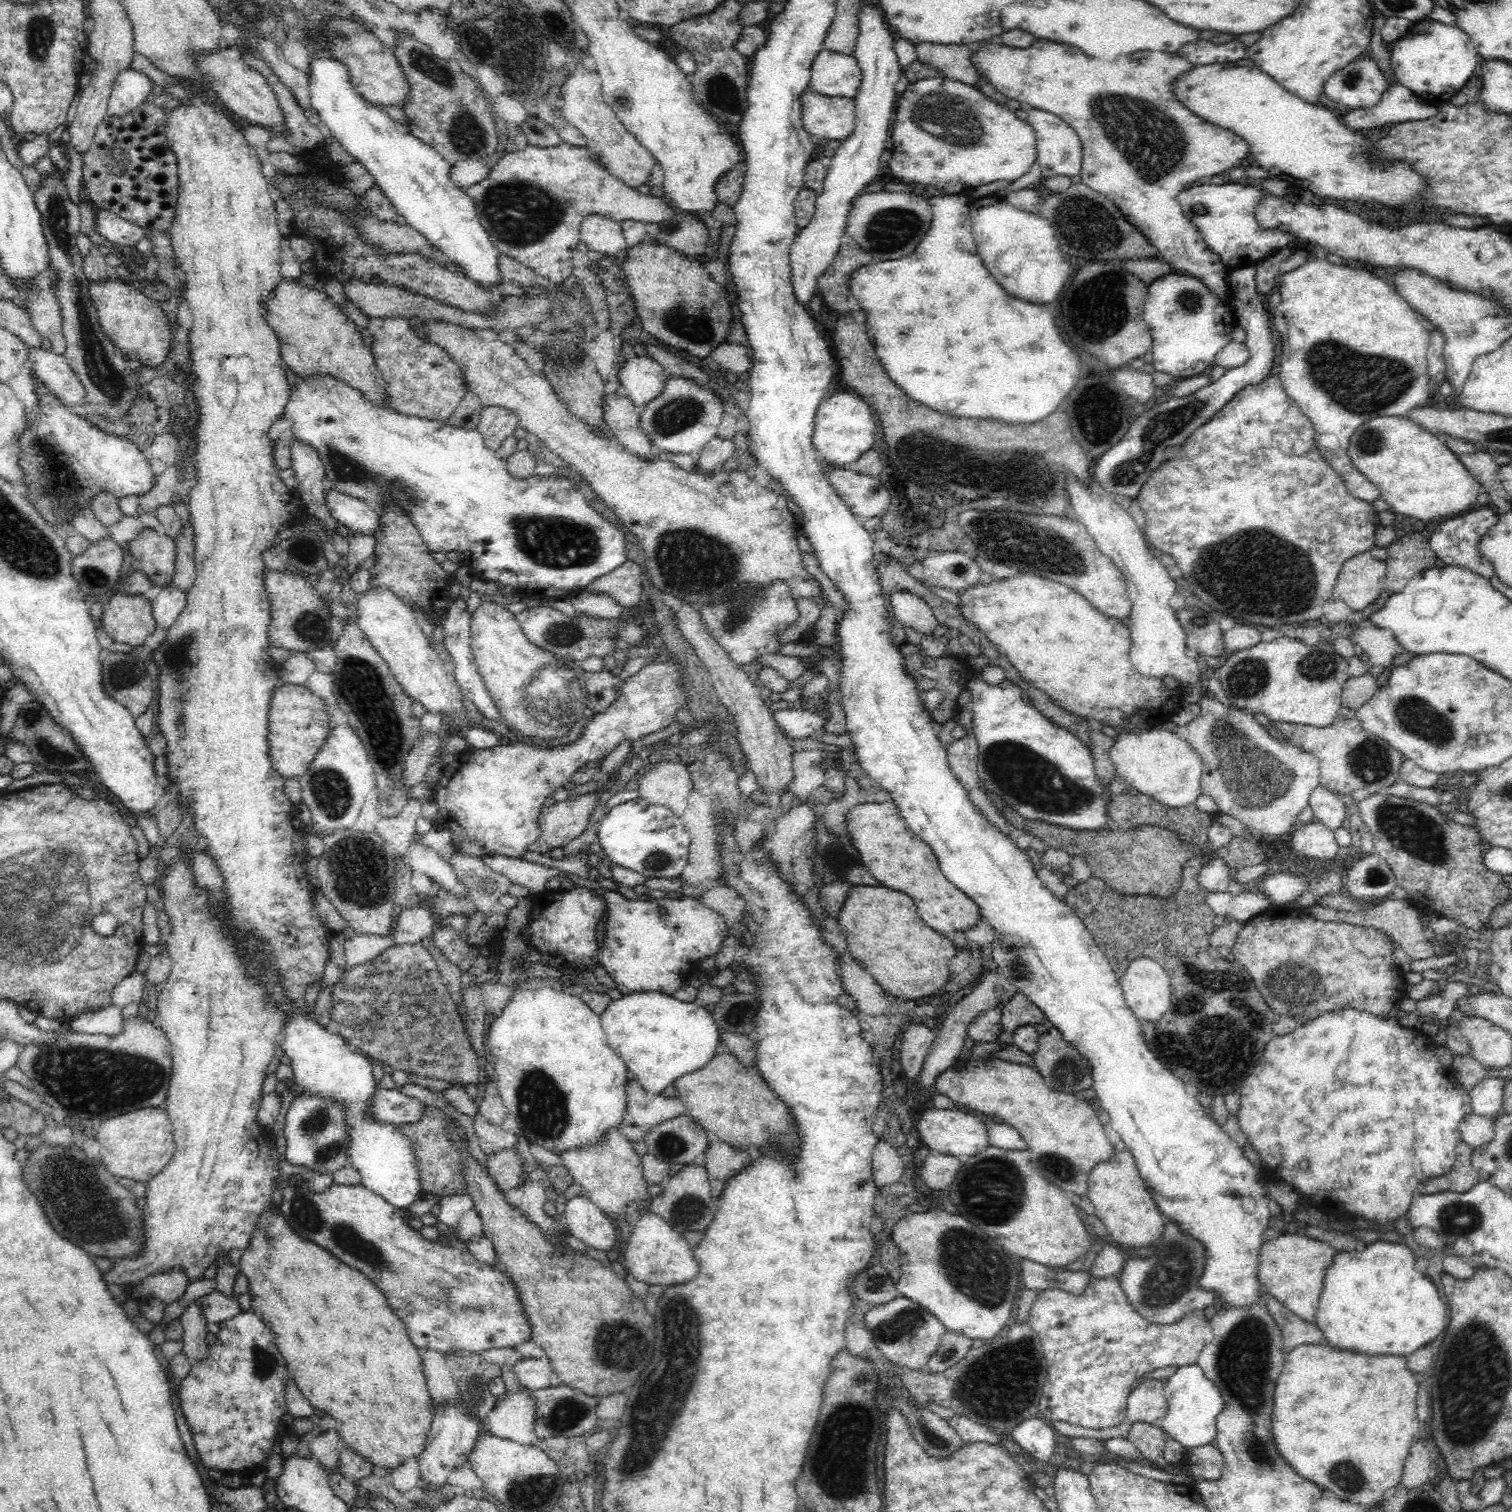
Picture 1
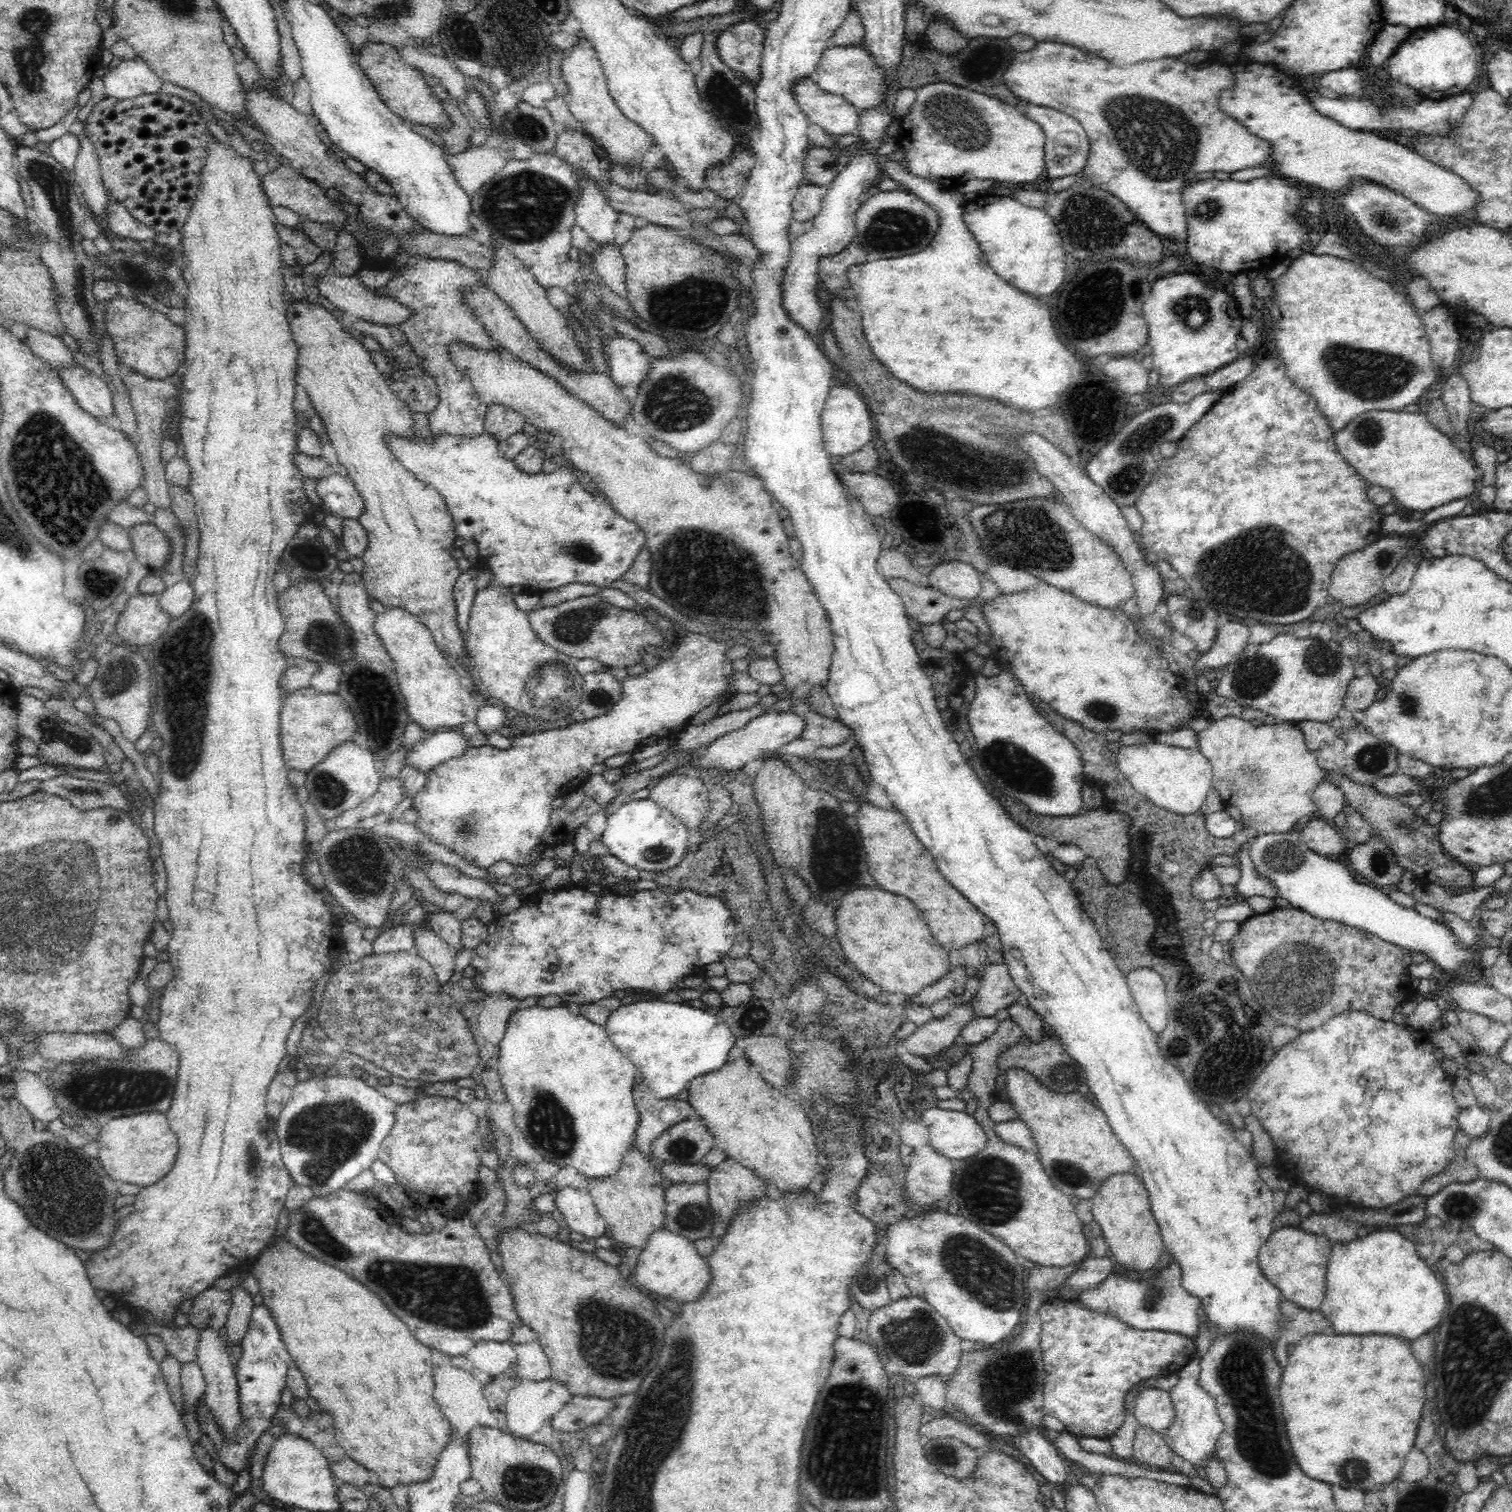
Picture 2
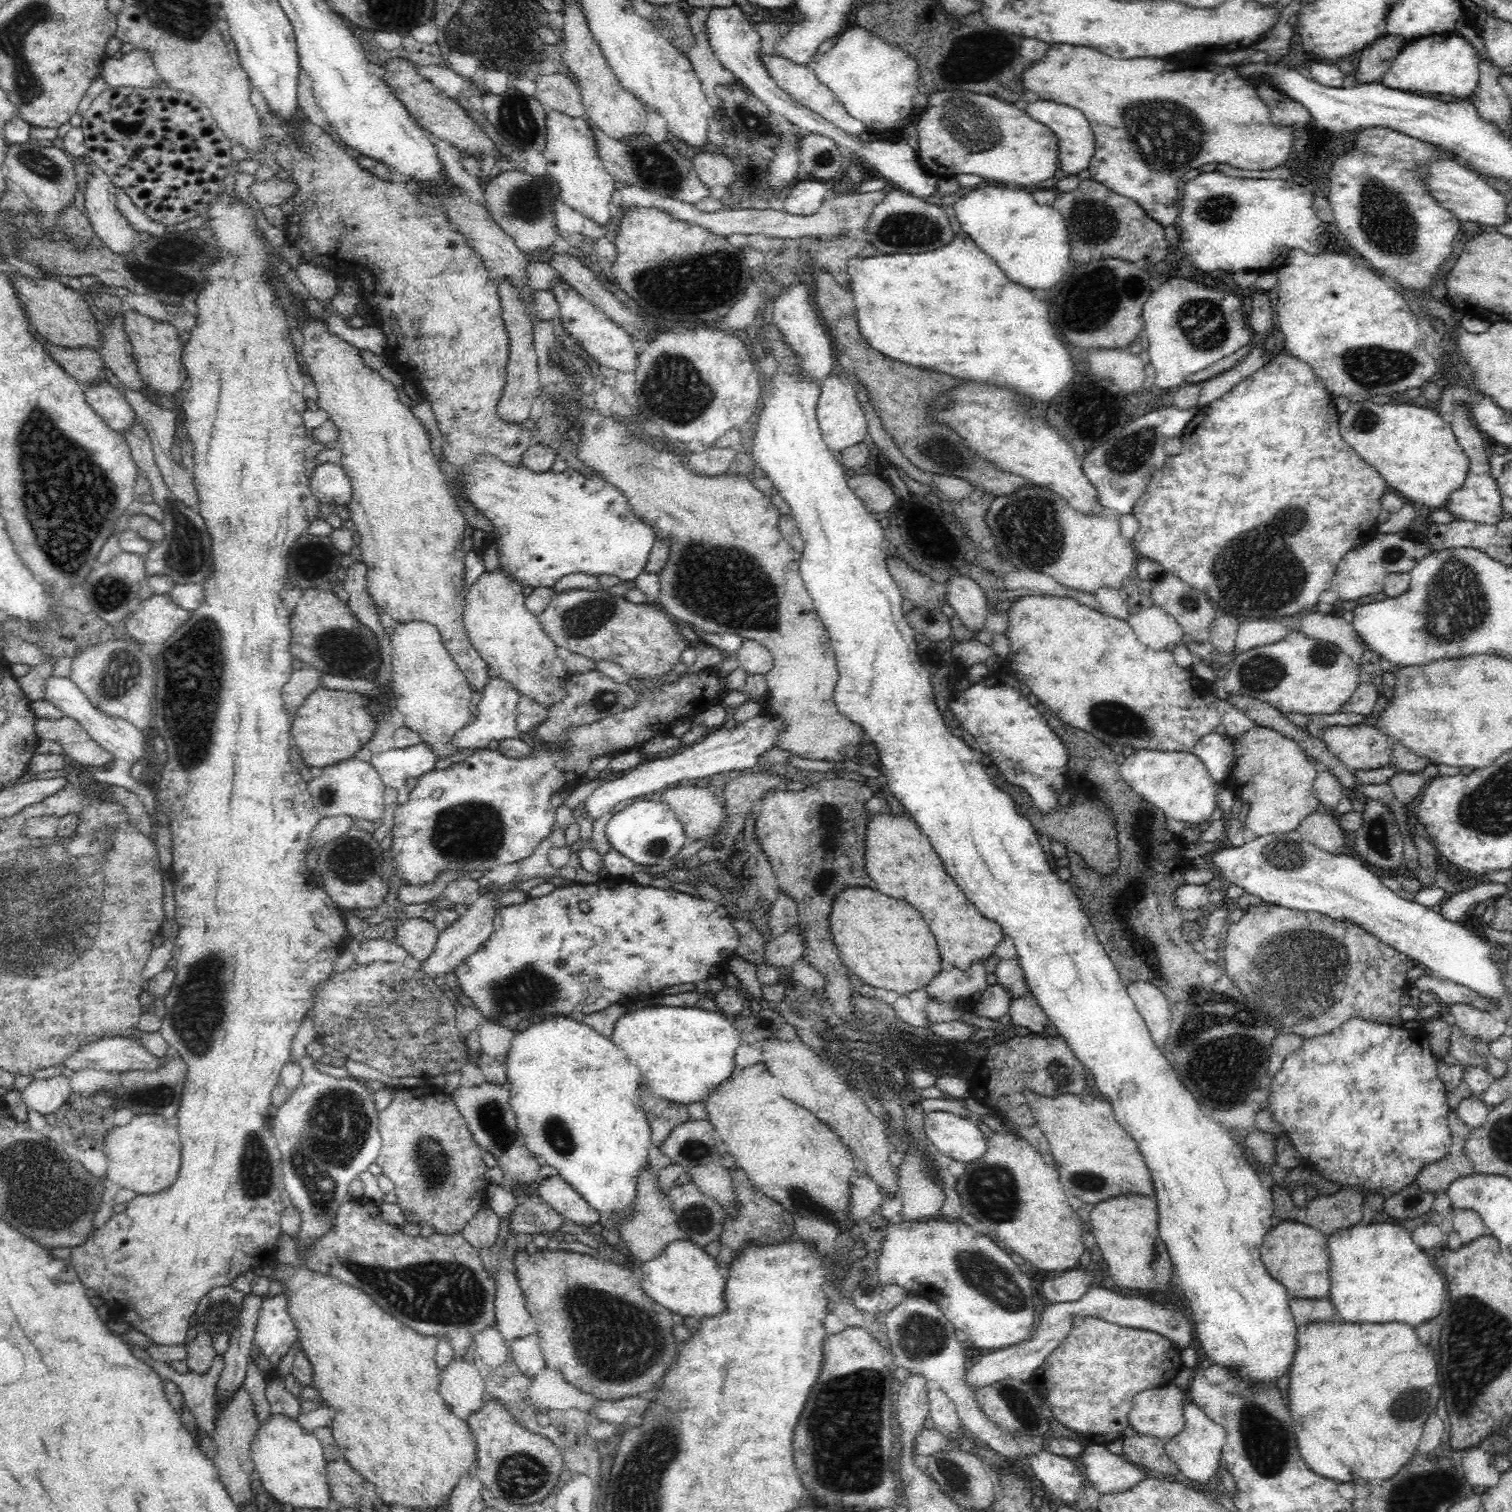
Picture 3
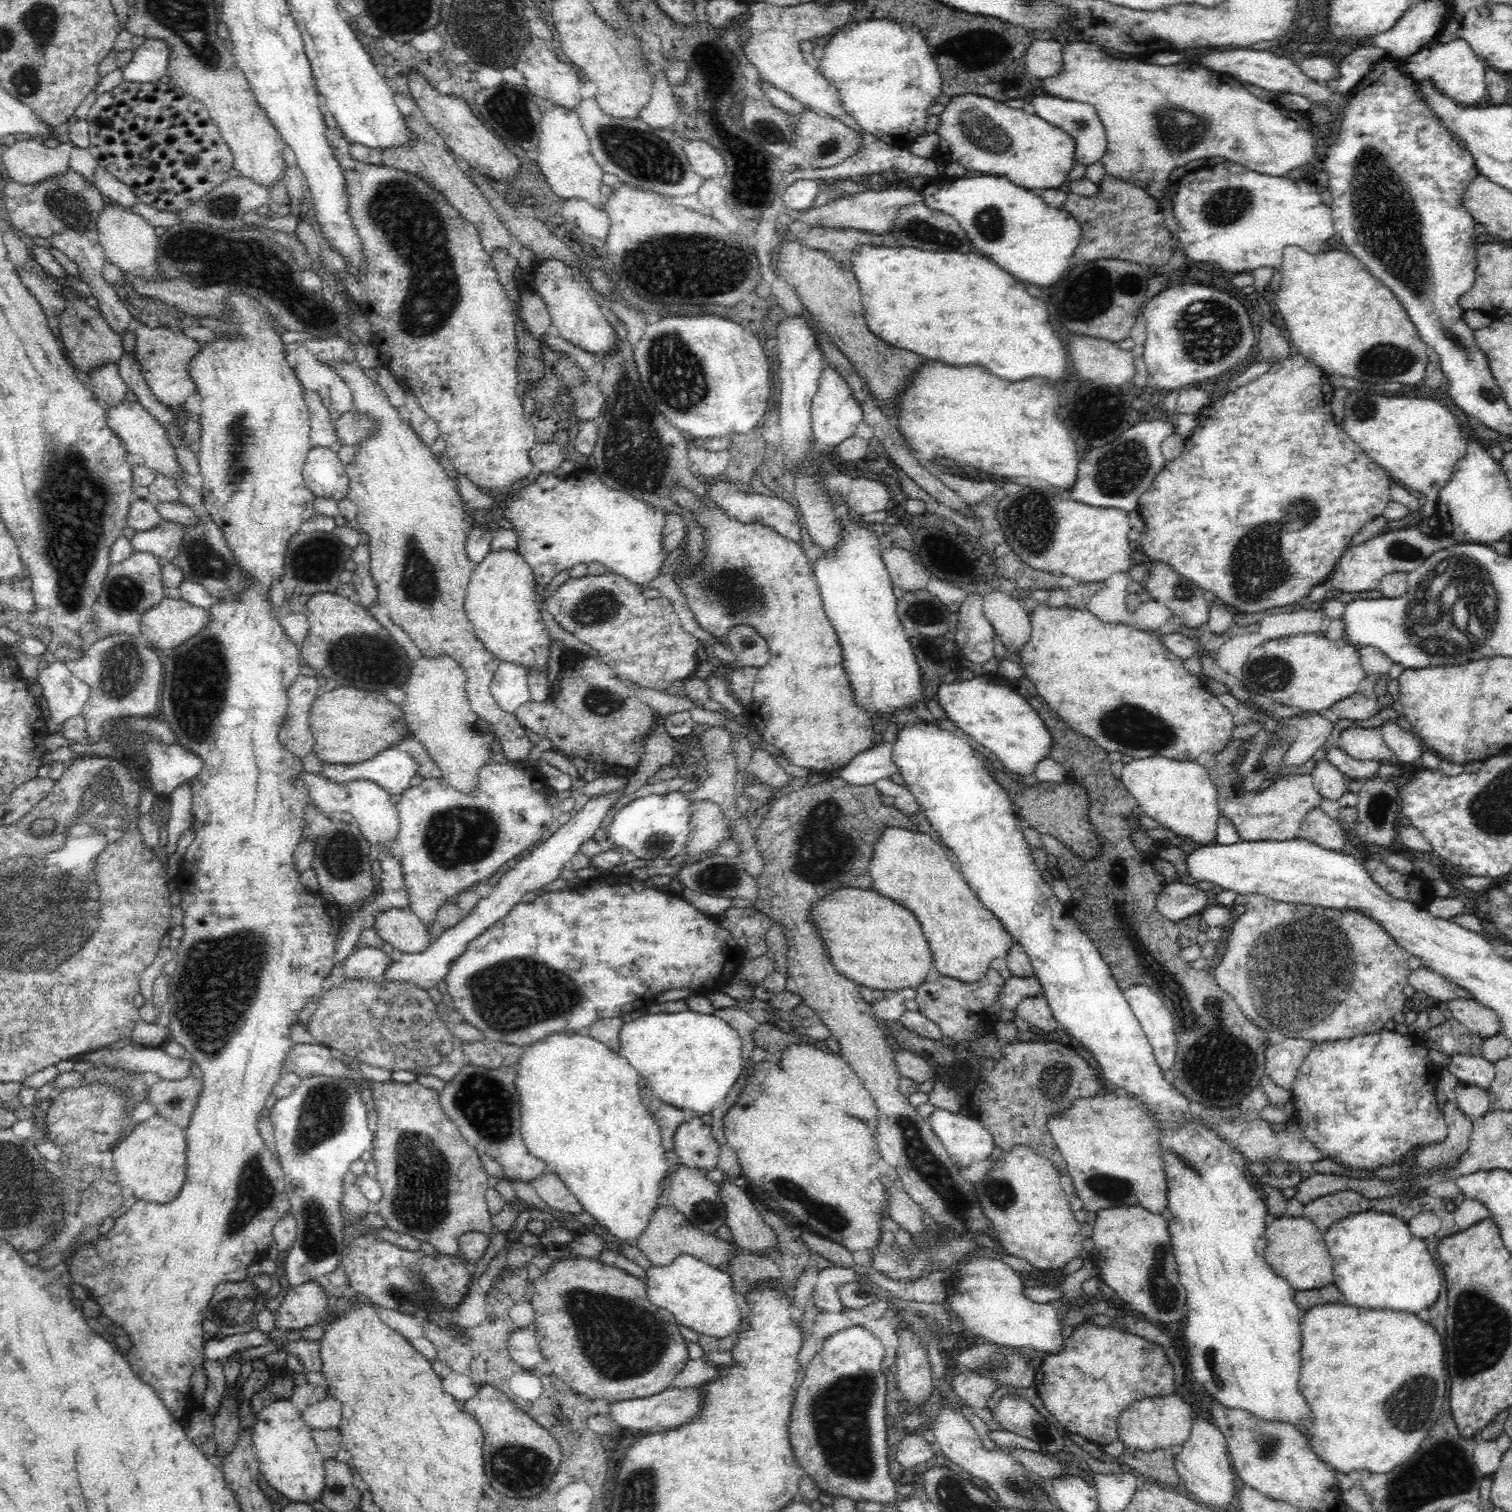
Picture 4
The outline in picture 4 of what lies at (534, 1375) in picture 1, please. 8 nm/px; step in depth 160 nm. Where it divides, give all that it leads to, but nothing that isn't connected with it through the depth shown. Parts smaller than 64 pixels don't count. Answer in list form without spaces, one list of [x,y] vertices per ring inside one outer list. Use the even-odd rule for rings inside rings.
[[[534,1322],[528,1323],[526,1328],[516,1328],[508,1338],[507,1349],[521,1370],[533,1371],[536,1364],[544,1359]]]

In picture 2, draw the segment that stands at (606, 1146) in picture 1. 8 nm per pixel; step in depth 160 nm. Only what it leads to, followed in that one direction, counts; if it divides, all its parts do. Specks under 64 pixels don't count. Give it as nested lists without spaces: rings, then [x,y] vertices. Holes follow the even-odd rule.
[[[635,1146],[623,1156],[620,1170],[614,1178],[587,1180],[587,1188],[594,1204],[606,1221],[607,1234],[618,1240],[621,1246],[642,1250],[652,1233],[666,1229],[665,1180],[657,1162],[644,1156]]]

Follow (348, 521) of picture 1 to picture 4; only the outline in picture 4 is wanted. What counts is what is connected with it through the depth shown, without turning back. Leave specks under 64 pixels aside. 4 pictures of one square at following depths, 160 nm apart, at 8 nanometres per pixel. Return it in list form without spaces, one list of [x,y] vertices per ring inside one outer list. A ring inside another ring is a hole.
[[[314,446],[303,467],[304,483],[316,497],[331,498],[336,502],[346,499],[349,476],[345,469],[338,454],[330,447]]]

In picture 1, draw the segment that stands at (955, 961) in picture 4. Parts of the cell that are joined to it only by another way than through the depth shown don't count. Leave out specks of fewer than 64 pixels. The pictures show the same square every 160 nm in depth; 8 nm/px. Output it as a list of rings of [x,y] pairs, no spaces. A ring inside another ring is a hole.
[[[892,800],[852,807],[846,815],[846,826],[847,835],[860,853],[866,870],[882,886],[910,894],[928,928],[953,936],[957,932],[968,932],[982,920],[979,907],[944,877],[932,849],[908,828]]]

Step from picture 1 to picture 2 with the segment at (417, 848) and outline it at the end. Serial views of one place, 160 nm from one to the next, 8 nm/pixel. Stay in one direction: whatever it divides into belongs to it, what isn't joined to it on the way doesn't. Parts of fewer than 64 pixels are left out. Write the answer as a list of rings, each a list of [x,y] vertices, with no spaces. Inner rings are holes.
[[[434,858],[424,866],[428,878],[442,890],[443,893],[459,894],[467,899],[478,898],[482,901],[498,903],[503,900],[492,887],[489,880],[472,878],[461,873],[459,869],[452,869]]]

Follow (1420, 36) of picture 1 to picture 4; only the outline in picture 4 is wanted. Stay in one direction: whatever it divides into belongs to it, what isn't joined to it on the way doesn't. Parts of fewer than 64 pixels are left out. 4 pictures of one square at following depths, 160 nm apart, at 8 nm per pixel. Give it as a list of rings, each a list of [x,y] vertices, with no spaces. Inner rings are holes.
[[[1456,39],[1445,45],[1436,45],[1436,42],[1428,43],[1418,54],[1403,59],[1404,71],[1414,79],[1416,83],[1421,83],[1425,79],[1432,81],[1434,86],[1442,94],[1448,95],[1455,103],[1464,107],[1487,106],[1487,86],[1486,86],[1486,62],[1480,58],[1472,47],[1464,39]]]

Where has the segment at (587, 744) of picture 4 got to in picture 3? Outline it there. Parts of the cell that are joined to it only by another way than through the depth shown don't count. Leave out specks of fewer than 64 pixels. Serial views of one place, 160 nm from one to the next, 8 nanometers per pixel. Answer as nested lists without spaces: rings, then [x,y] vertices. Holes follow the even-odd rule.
[[[596,668],[584,673],[570,673],[562,687],[564,687],[564,699],[547,709],[546,720],[537,729],[536,737],[539,741],[565,744],[567,732],[572,727],[597,723],[600,719],[618,714],[638,704],[639,694],[630,685],[616,683],[614,679]]]

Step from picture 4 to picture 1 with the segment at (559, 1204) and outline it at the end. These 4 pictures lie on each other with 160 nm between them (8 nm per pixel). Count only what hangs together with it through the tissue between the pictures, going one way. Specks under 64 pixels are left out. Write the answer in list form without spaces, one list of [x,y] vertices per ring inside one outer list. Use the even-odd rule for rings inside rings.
[[[578,1194],[565,1203],[564,1218],[569,1233],[596,1250],[608,1251],[616,1244],[616,1230],[585,1194]]]

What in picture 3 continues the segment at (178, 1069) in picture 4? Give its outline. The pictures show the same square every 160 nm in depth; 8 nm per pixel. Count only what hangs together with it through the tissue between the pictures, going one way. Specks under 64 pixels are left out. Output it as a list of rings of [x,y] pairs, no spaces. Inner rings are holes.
[[[113,1037],[86,1044],[71,1054],[64,1062],[70,1070],[86,1068],[98,1071],[131,1073],[155,1071],[163,1059],[154,1056],[130,1037]]]

